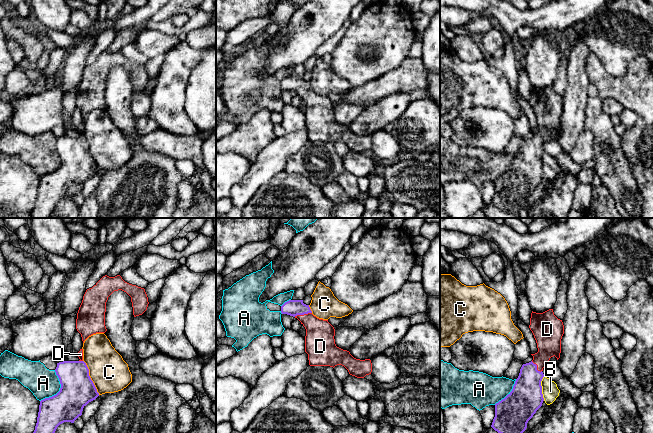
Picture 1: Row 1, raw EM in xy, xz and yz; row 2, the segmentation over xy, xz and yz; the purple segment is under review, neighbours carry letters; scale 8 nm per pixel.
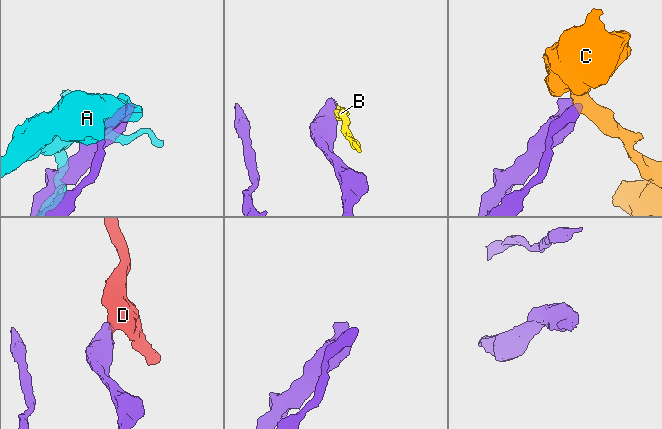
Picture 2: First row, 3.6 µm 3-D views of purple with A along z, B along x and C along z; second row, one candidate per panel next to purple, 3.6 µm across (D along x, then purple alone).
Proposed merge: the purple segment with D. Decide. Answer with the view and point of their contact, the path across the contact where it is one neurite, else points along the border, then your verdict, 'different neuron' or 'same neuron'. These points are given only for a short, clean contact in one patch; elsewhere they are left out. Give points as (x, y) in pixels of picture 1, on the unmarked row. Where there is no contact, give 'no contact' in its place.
xz (302, 90) | across xz (293, 84), (296, 84), (302, 90), (319, 108), (319, 116) | same neuron

